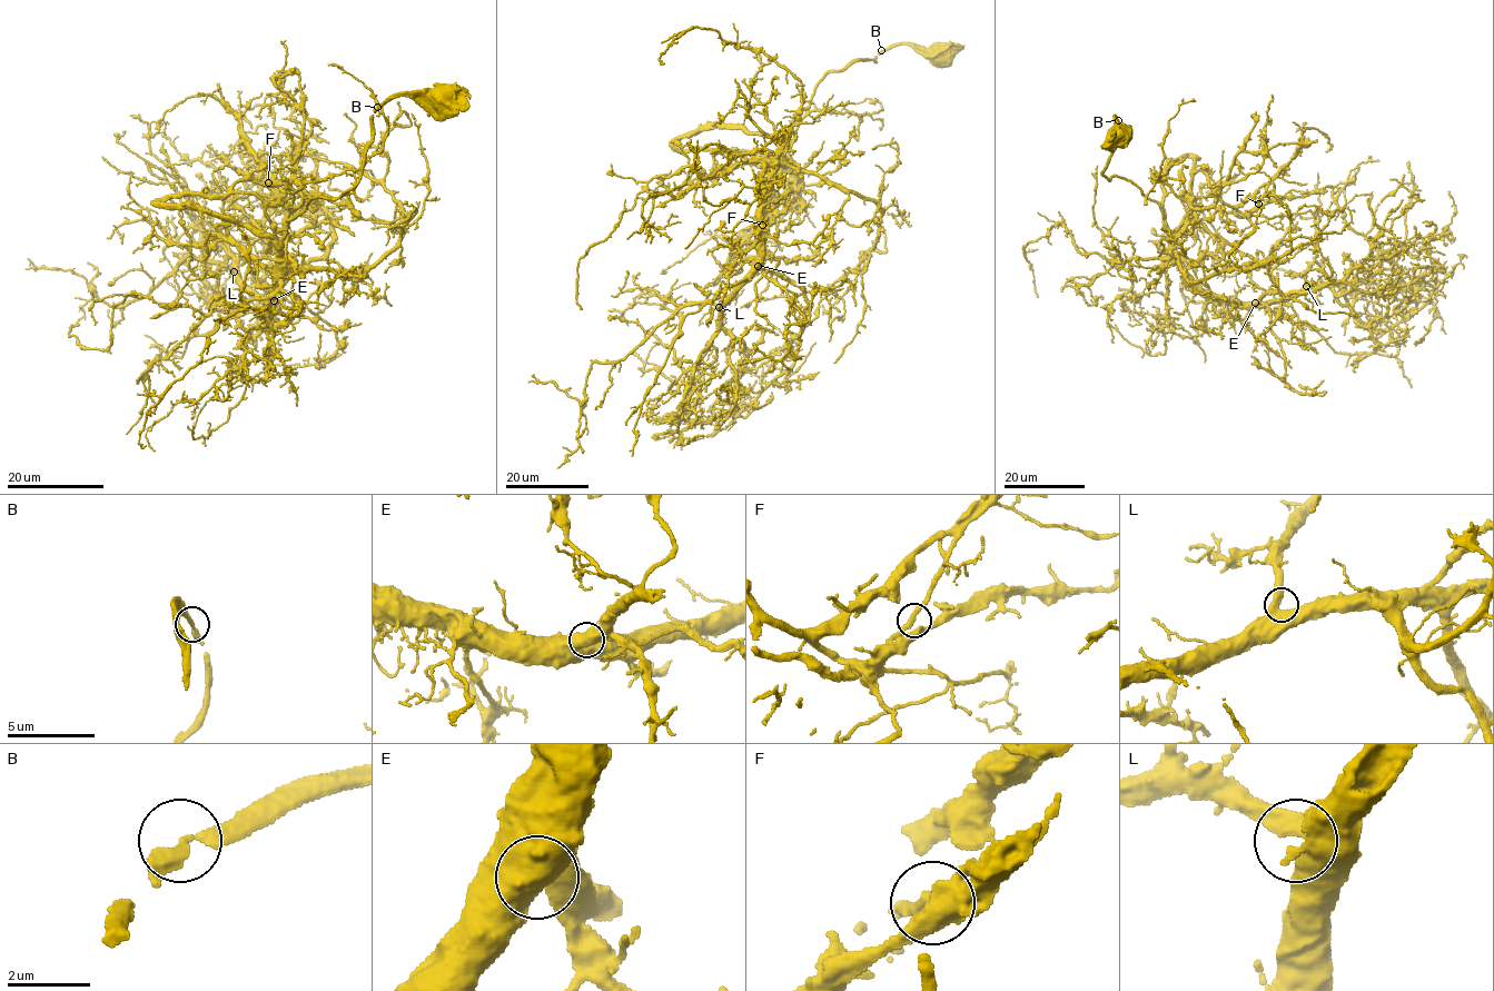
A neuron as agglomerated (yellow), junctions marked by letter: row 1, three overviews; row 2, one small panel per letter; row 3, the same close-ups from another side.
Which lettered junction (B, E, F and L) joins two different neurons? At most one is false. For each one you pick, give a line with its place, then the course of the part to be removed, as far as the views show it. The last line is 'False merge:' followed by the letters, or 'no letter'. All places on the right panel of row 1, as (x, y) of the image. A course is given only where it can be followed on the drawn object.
False merge: no letter

